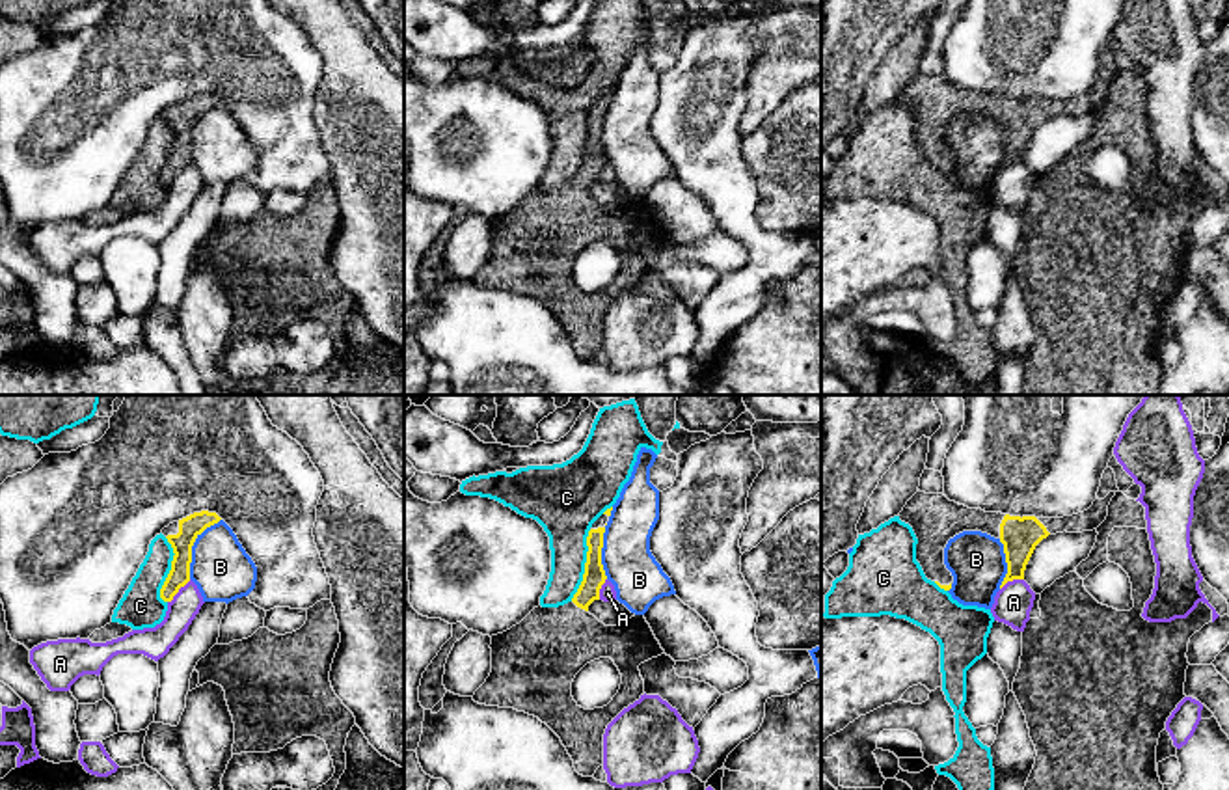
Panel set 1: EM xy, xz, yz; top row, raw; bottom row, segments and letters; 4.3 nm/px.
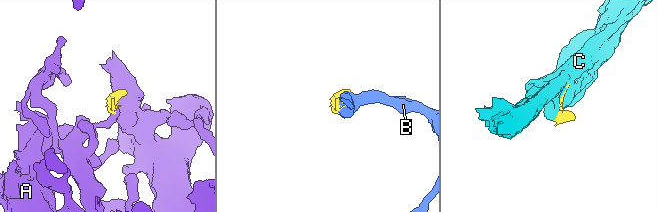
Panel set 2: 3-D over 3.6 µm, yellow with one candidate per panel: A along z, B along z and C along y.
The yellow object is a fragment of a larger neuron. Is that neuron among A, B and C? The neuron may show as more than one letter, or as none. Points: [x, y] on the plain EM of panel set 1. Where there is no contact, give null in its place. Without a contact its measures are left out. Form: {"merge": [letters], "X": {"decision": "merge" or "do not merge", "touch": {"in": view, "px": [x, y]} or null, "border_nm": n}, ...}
{"merge": [], "A": {"decision": "do not merge", "touch": {"in": "xy", "px": [177, 174]}, "border_nm": 140}, "B": {"decision": "do not merge", "touch": {"in": "xy", "px": [192, 127]}, "border_nm": 300}, "C": {"decision": "do not merge", "touch": {"in": "xz", "px": [585, 148]}, "border_nm": 320}}

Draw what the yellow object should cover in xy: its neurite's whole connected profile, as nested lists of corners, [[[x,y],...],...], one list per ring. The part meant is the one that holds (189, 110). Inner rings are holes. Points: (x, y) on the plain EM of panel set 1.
[[[194,95],[162,112],[162,117],[173,130],[171,153],[160,171],[160,181],[171,184],[173,179],[190,164],[192,129],[196,121],[222,101],[216,95]]]

